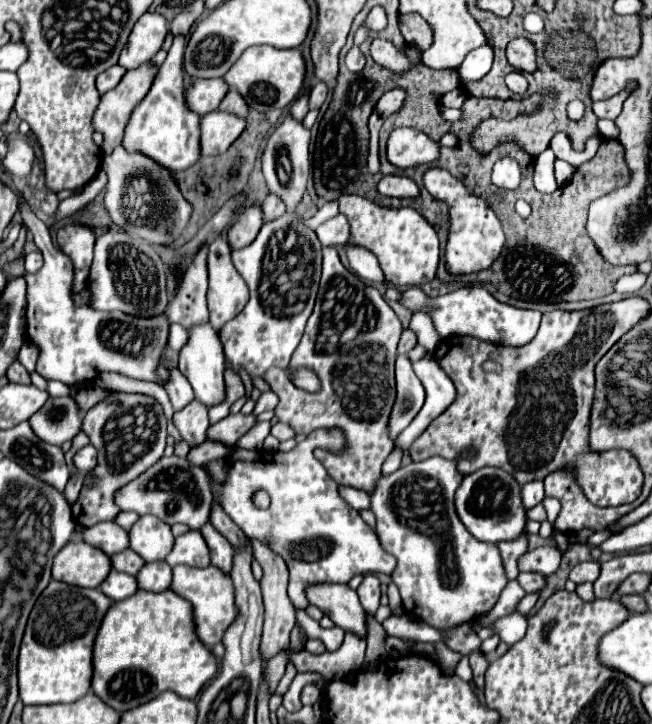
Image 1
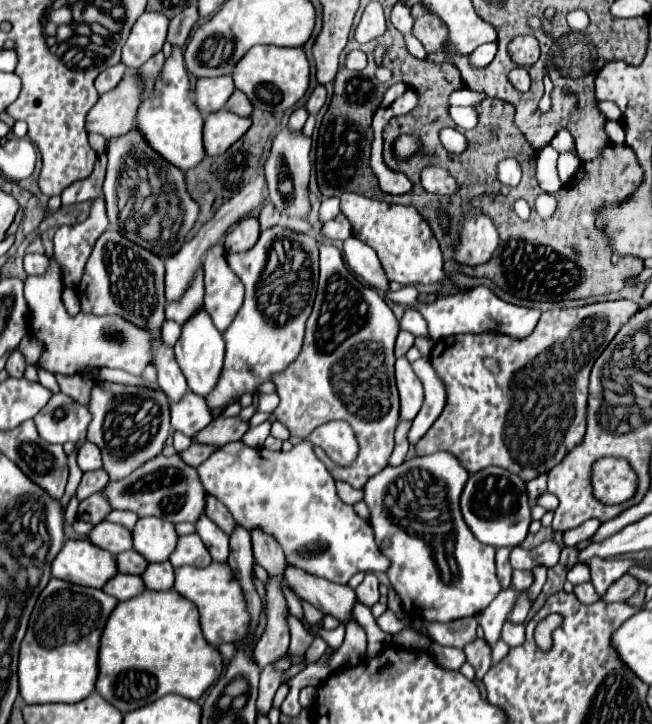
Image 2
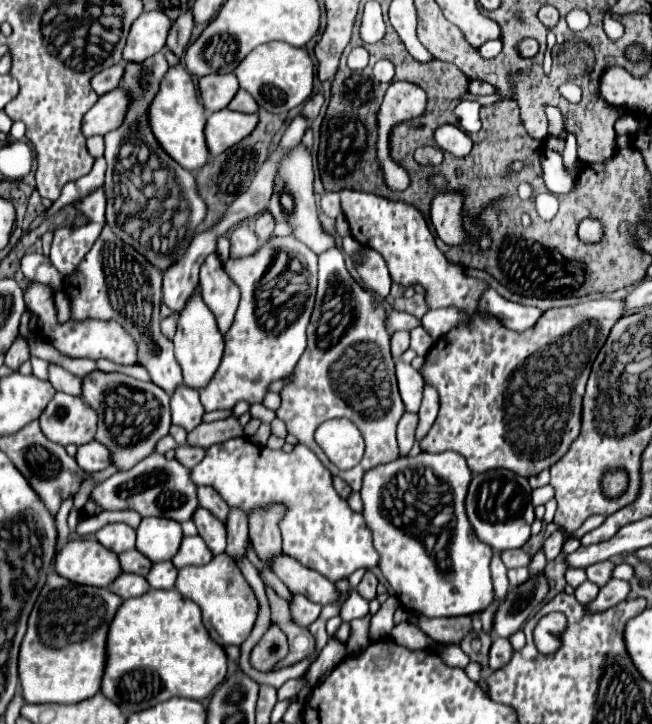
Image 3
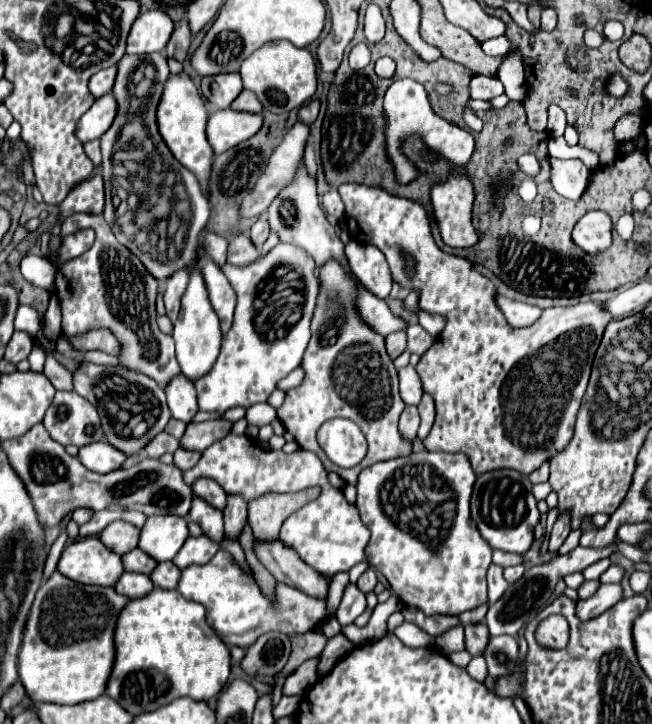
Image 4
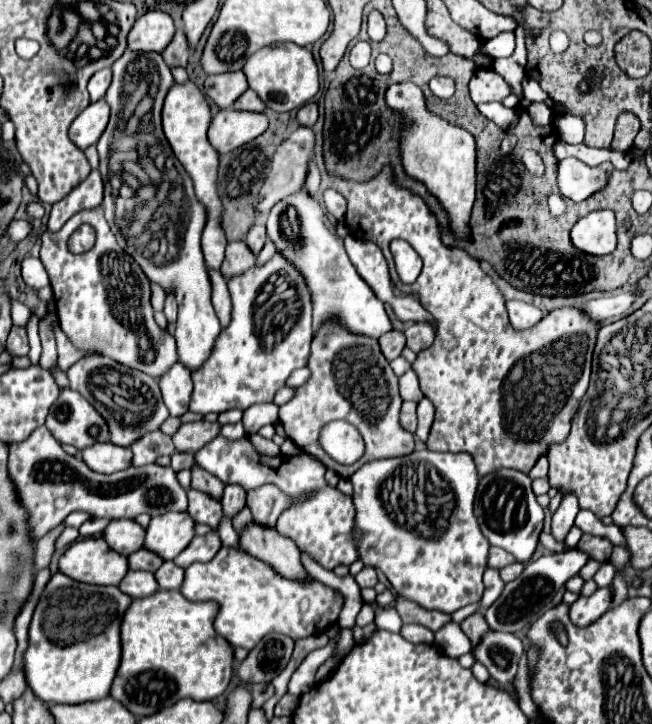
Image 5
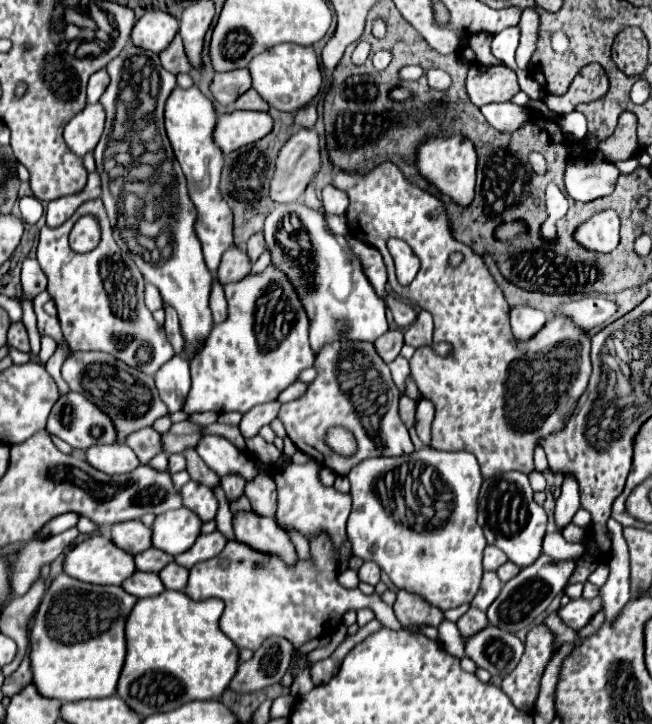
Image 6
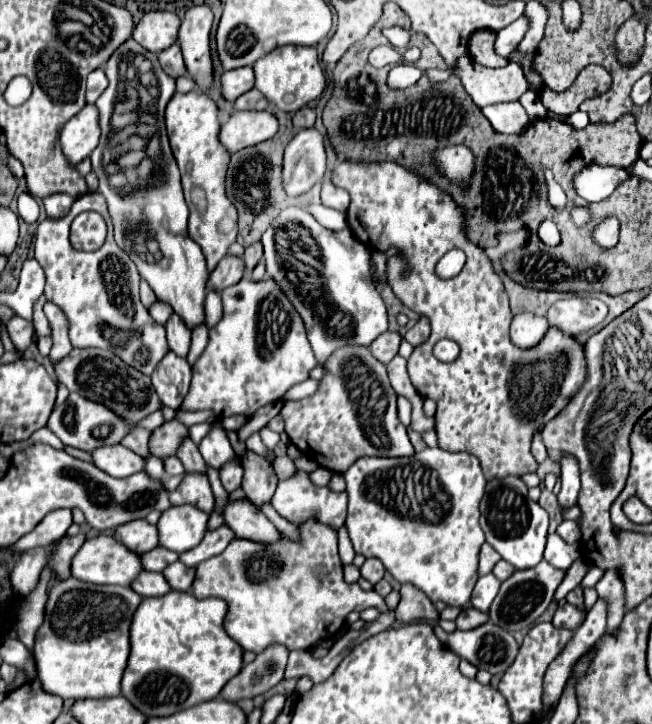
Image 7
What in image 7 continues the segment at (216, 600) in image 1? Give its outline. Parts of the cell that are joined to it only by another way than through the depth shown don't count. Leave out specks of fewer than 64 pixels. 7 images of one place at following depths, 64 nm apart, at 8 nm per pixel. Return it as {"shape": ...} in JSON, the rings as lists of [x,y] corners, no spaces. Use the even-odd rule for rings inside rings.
{"shape":[[[310,518],[304,524],[298,524],[298,532],[298,540],[292,540],[284,532],[280,532],[280,538],[272,544],[234,538],[220,556],[214,556],[212,560],[206,560],[204,564],[196,566],[192,594],[196,598],[216,596],[226,600],[228,614],[224,628],[228,636],[234,638],[244,650],[252,650],[258,654],[272,644],[286,646],[288,650],[312,650],[318,642],[334,636],[344,626],[346,616],[352,610],[362,612],[370,606],[388,610],[384,598],[378,596],[374,590],[366,592],[356,582],[348,584],[344,580],[342,560],[338,556],[338,534],[328,524]]]}

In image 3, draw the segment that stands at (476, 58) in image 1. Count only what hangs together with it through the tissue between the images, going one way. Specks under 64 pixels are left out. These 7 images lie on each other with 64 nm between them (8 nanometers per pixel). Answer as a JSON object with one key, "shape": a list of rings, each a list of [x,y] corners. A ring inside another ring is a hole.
{"shape":[[[488,40],[486,44],[480,46],[480,54],[482,54],[484,58],[494,58],[494,56],[498,56],[500,52],[502,52],[502,40]]]}

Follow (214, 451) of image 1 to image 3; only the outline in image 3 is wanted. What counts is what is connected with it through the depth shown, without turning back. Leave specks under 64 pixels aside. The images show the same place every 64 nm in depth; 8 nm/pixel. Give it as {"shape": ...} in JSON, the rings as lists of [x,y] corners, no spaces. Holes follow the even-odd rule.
{"shape":[[[178,446],[176,448],[176,460],[184,466],[184,468],[194,468],[202,458],[204,458],[204,448],[192,448],[192,446]]]}

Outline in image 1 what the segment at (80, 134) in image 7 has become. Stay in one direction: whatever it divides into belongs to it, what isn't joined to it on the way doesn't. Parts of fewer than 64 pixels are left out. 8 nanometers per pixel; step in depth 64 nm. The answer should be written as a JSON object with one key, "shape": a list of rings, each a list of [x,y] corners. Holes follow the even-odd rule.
{"shape":[[[148,64],[136,68],[136,70],[128,70],[124,74],[124,78],[120,80],[120,84],[116,88],[112,88],[110,92],[106,92],[102,98],[100,98],[100,104],[94,112],[94,118],[92,118],[92,126],[96,132],[102,132],[104,134],[104,144],[102,144],[102,154],[110,154],[112,148],[116,144],[122,142],[124,138],[124,130],[126,130],[126,124],[130,120],[130,114],[134,112],[134,108],[144,100],[144,96],[148,94],[150,86],[152,86],[152,80],[154,80],[154,74],[156,74],[156,68],[148,68]]]}

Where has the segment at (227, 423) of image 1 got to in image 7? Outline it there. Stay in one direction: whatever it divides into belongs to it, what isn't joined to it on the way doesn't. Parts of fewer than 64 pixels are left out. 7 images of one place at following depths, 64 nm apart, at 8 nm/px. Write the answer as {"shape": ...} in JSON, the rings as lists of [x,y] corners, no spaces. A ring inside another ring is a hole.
{"shape":[[[176,420],[164,422],[156,430],[152,430],[152,434],[150,434],[150,440],[148,440],[150,456],[158,456],[158,458],[172,456],[184,436],[188,436],[188,428],[186,426],[182,426]]]}

